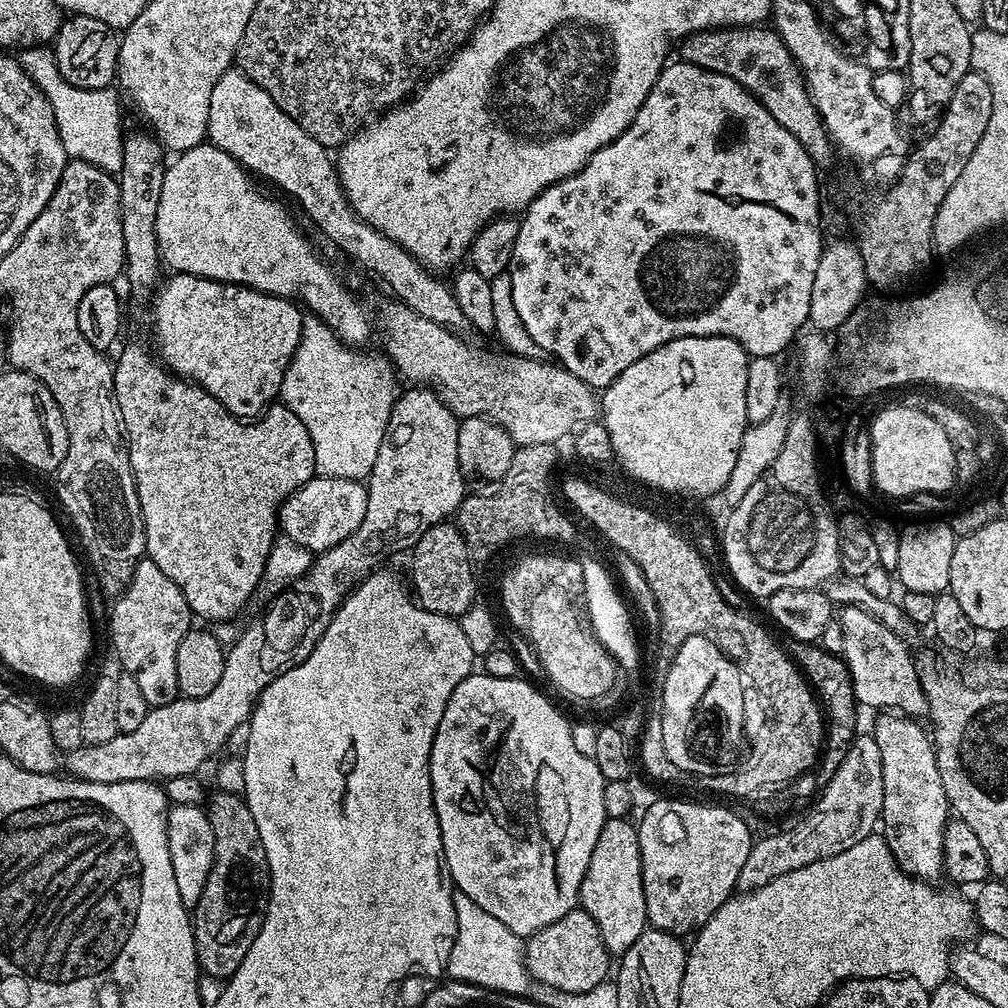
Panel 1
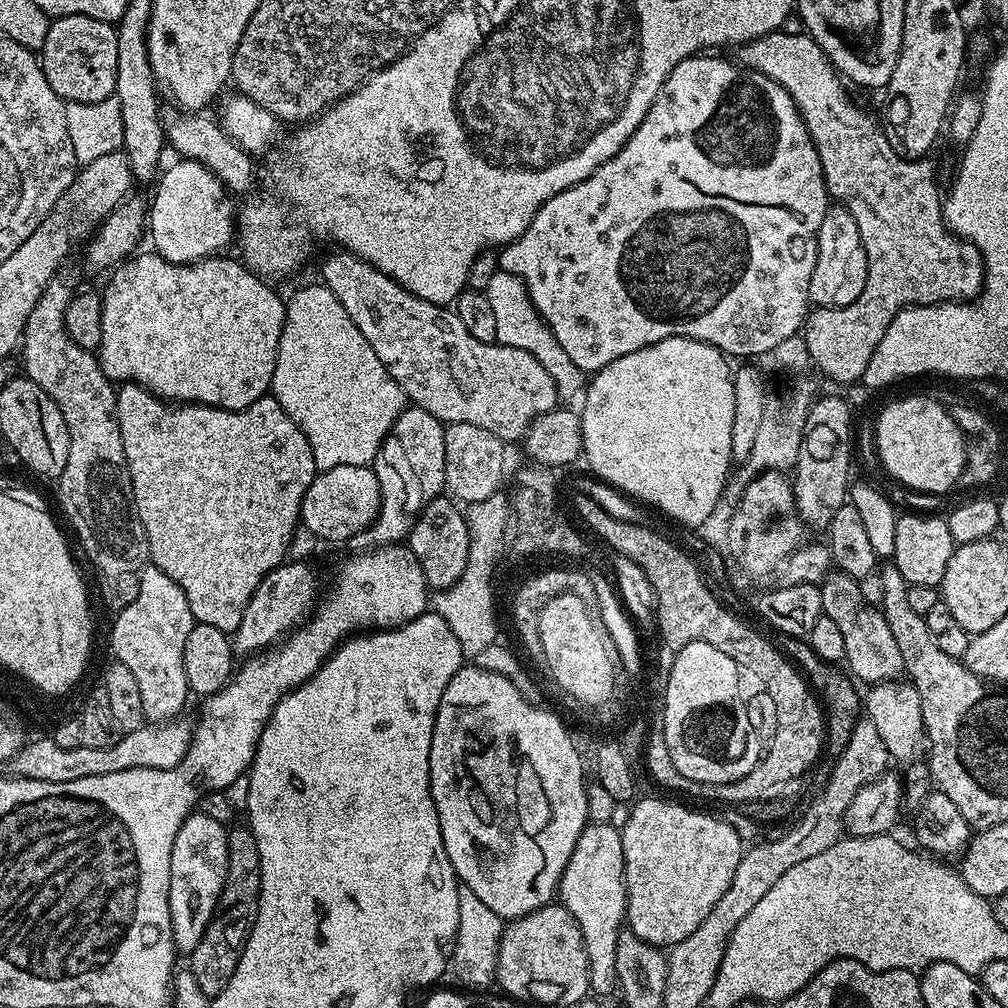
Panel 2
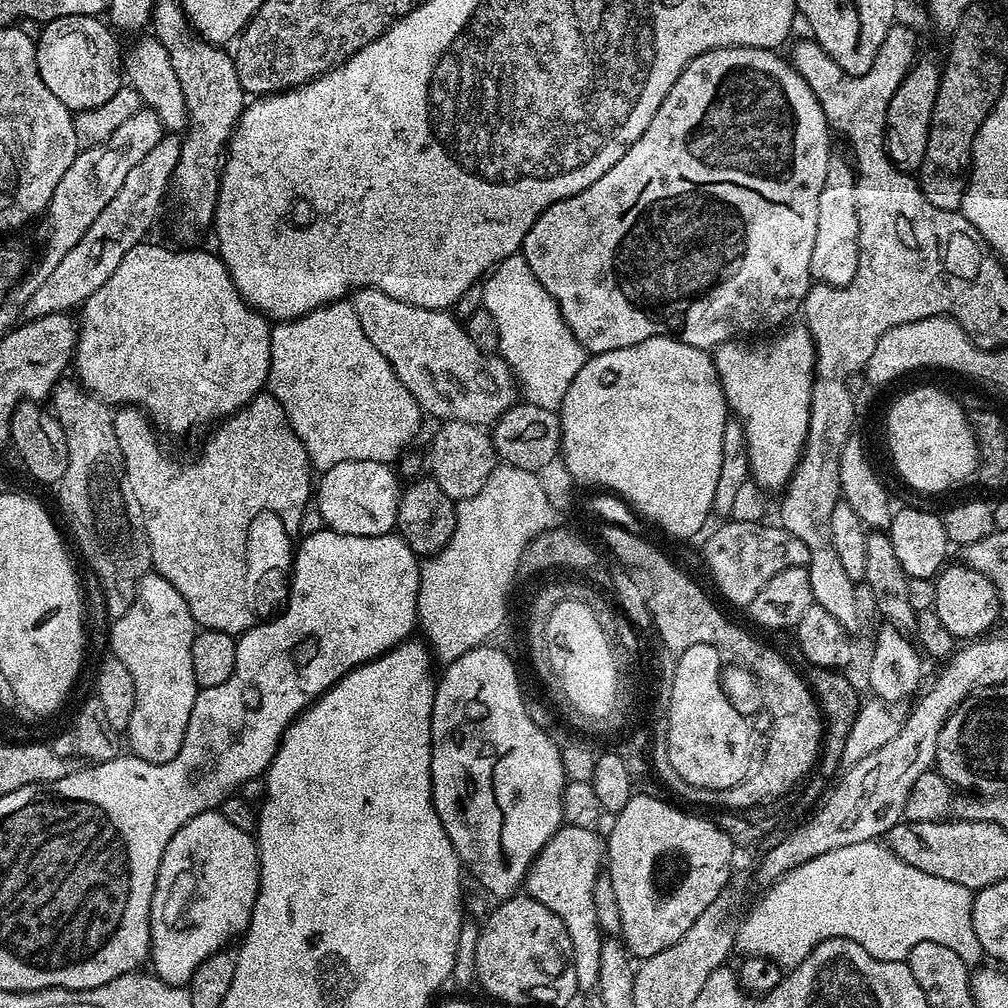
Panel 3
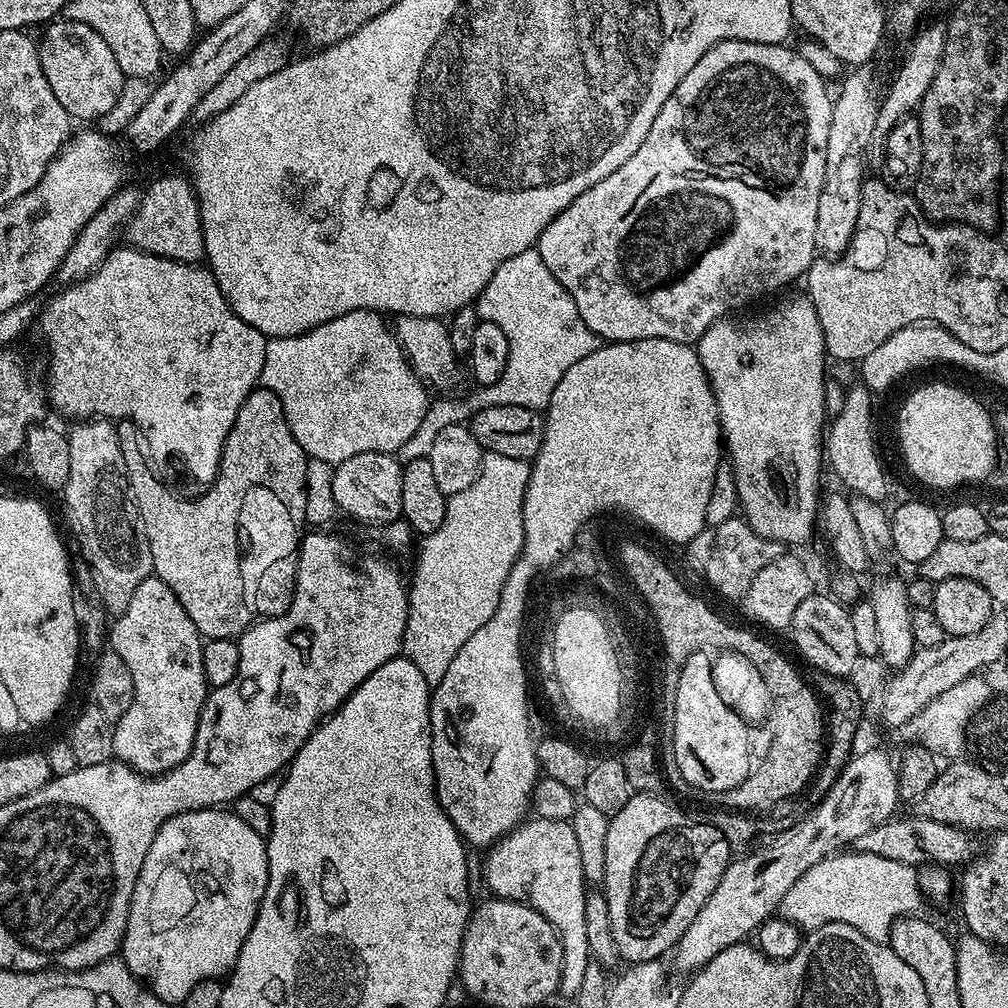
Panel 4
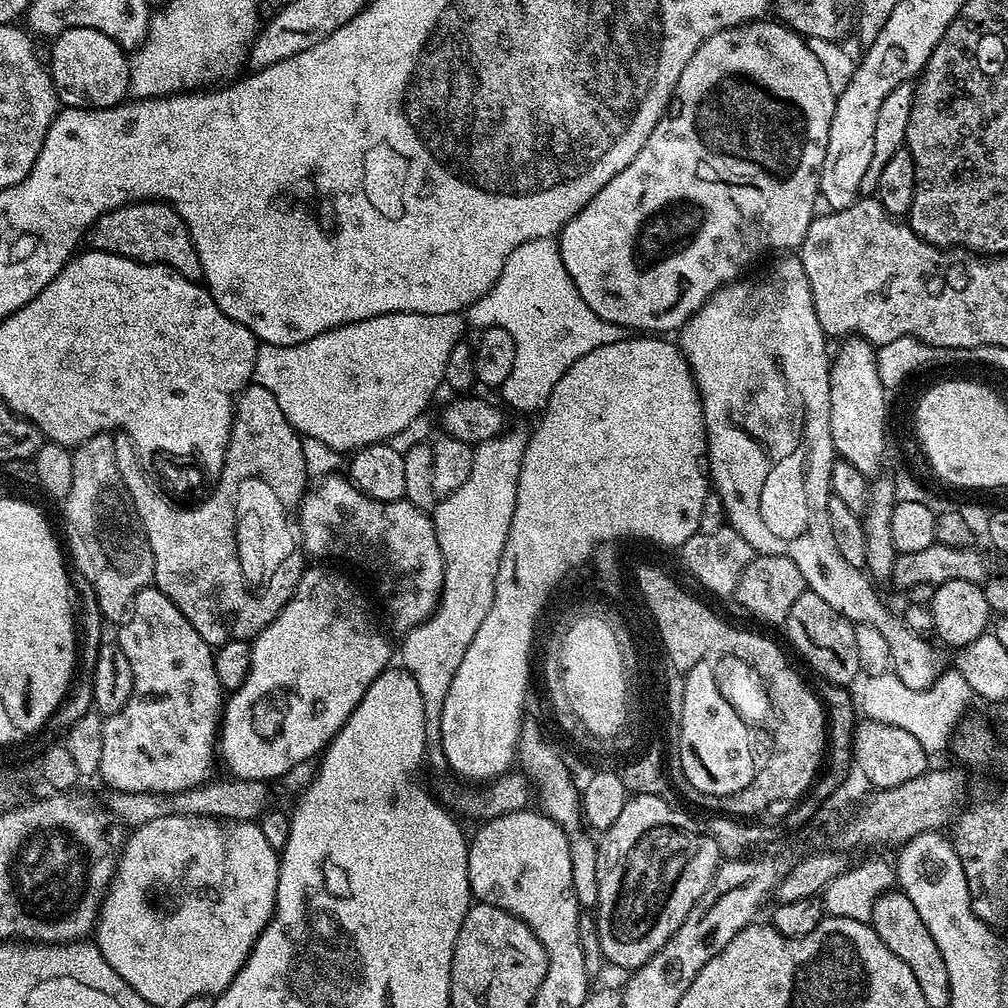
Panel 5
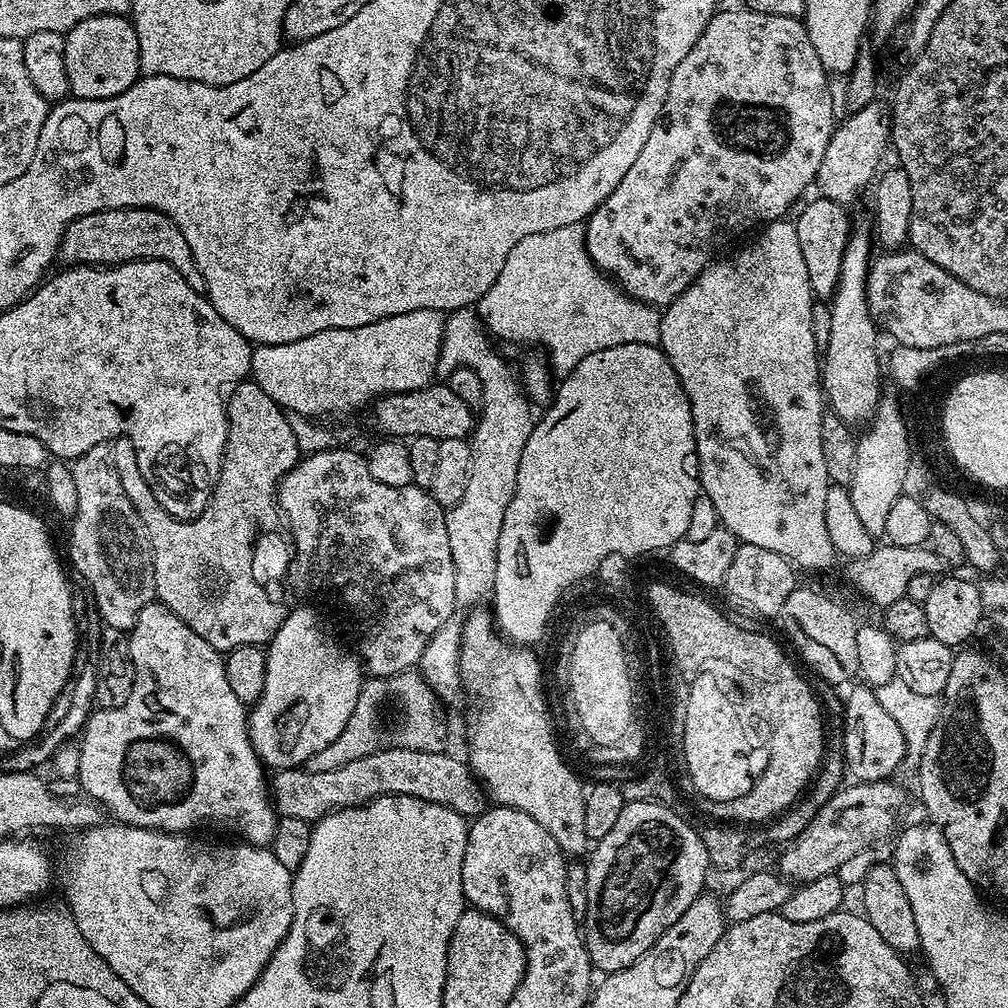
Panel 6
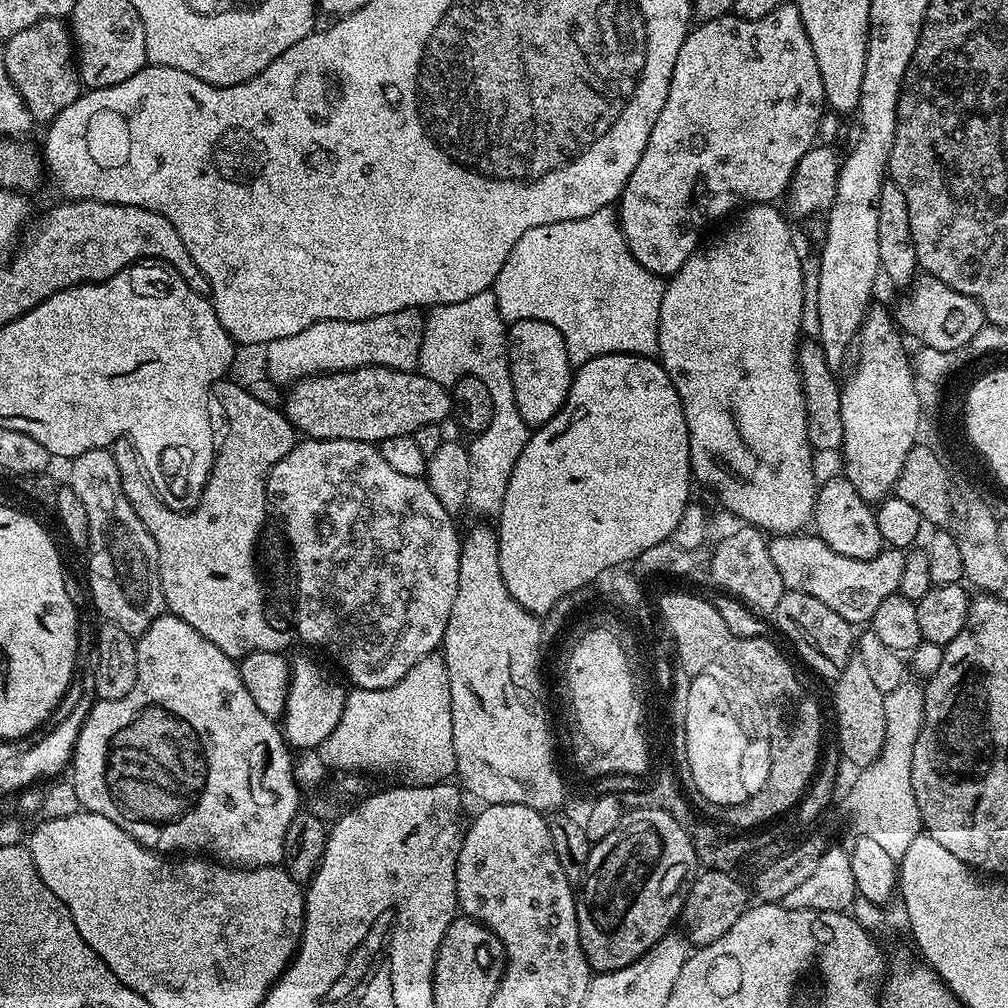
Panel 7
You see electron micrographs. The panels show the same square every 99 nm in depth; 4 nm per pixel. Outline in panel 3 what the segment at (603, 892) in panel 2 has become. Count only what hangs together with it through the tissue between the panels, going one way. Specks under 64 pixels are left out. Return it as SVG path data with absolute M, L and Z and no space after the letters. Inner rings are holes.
M565 823L552 835L550 842L537 854L536 860L524 877L523 891L534 897L546 910L554 910L570 934L574 946L574 970L576 987L588 994L596 988L598 965L602 960L601 942L603 940L598 926L598 914L594 912L594 886L602 874L606 860L606 844L599 831Z

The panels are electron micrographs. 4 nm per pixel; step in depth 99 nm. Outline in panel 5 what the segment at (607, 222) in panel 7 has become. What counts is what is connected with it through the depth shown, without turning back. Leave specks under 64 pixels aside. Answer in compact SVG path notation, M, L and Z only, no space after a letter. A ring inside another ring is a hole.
M552 238L522 242L522 246L506 258L498 282L466 309L466 320L476 330L501 328L514 338L514 370L510 370L510 378L506 378L498 392L504 395L510 407L533 414L544 411L554 386L558 386L558 378L562 378L578 358L626 336L625 329L598 318L598 314L586 306L566 266L562 266L560 245Z

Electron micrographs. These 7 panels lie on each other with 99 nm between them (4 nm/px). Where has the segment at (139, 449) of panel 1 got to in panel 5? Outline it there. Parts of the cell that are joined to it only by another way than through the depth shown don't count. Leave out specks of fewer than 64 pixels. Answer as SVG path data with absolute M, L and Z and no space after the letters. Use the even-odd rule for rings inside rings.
M249 383L234 400L232 429L228 435L228 449L224 451L224 468L215 488L203 500L191 506L181 506L154 487L153 481L141 465L140 457L136 454L136 445L132 443L132 438L123 434L114 435L118 470L150 542L154 558L154 587L166 594L166 598L170 598L170 602L174 602L174 606L178 606L182 614L186 614L186 622L190 622L190 626L194 626L194 630L198 630L198 634L202 634L208 644L219 646L235 640L251 641L266 623L260 603L256 601L250 591L250 585L244 580L240 559L236 553L236 496L242 495L247 486L260 486L270 496L303 497L310 484L308 460L304 457L303 443L305 444L305 441L300 433L294 430L294 426L290 426L290 422L286 422L286 414L282 414L274 394L270 394L270 390L266 390L261 384Z

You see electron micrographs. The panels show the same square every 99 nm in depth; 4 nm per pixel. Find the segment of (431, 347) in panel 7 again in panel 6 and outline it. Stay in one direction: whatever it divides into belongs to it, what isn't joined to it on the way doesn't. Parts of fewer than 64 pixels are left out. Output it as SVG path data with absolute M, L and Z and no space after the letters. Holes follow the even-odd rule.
M460 308L447 313L436 371L447 378L459 368L474 370L474 374L482 378L484 399L470 433L470 482L466 482L462 498L446 512L446 534L450 537L450 554L454 558L454 594L457 605L464 610L479 605L483 601L480 599L491 593L502 518L506 518L506 506L510 506L510 498L514 498L518 462L522 462L522 450L526 450L534 423L533 405L522 391L517 373L512 373L511 366L496 353L492 343L493 337L480 320L479 311Z

